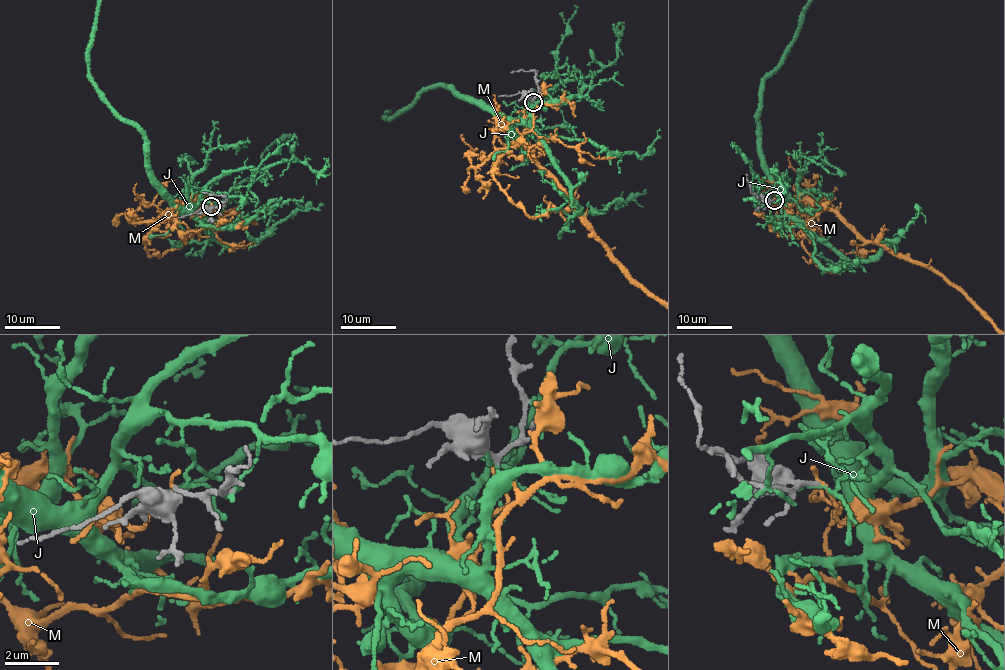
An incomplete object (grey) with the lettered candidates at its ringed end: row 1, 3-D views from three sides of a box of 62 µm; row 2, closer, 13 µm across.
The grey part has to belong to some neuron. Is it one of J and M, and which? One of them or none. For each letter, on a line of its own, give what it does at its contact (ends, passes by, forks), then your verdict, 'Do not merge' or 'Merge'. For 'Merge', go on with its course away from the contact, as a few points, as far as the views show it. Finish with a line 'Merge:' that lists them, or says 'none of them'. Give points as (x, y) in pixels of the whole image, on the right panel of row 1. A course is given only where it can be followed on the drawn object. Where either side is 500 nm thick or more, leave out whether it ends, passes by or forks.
J: It ends there. Do not merge
M: It ends there. Do not merge
Merge: none of them

